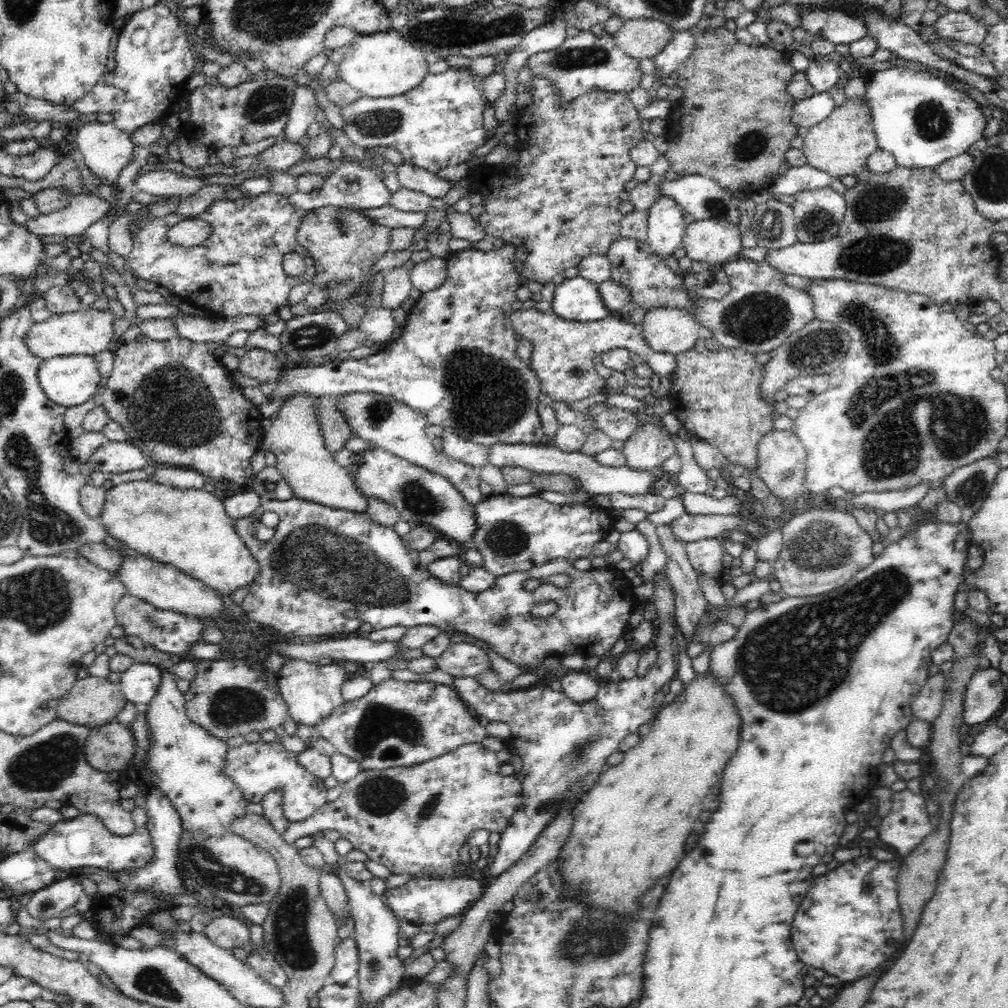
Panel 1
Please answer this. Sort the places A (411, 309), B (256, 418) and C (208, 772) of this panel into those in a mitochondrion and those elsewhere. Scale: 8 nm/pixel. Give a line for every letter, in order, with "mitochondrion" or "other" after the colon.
A: other
B: other
C: other

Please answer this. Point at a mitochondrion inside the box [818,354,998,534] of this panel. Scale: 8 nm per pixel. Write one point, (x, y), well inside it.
(969, 492)

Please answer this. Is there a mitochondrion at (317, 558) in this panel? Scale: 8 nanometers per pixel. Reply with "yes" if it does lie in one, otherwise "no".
yes

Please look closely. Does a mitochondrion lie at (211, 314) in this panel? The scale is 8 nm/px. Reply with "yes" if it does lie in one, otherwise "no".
no

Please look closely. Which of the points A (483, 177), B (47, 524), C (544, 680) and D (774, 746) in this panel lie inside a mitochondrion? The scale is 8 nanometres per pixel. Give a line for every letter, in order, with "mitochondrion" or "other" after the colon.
A: other
B: mitochondrion
C: other
D: other

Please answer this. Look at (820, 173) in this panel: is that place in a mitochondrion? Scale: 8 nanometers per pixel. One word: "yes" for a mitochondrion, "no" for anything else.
no

